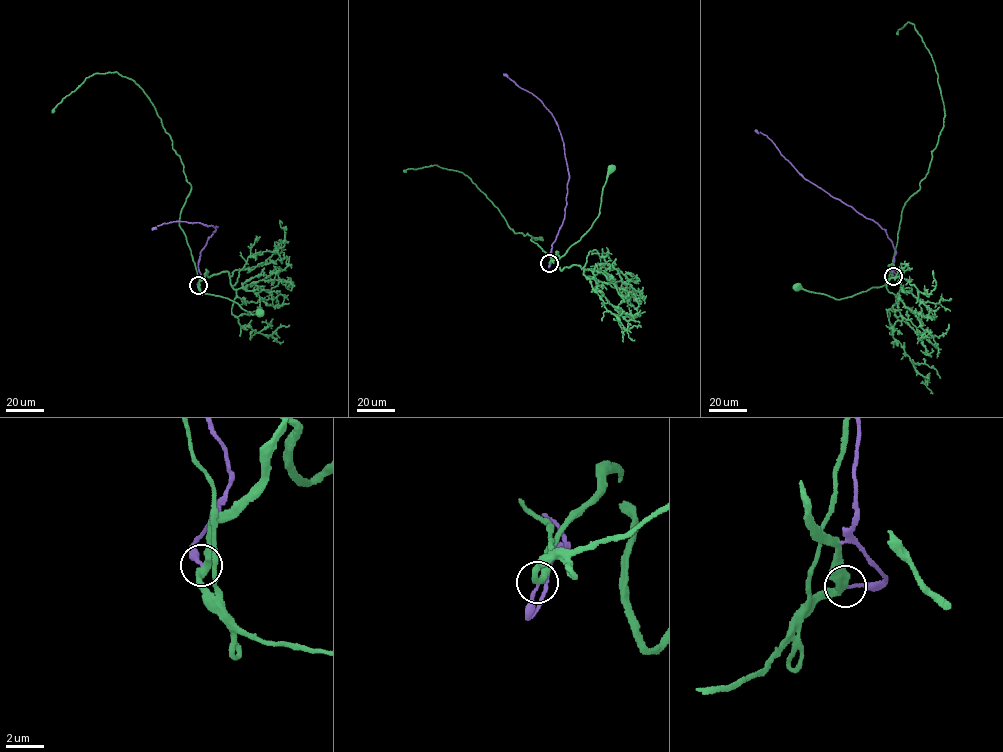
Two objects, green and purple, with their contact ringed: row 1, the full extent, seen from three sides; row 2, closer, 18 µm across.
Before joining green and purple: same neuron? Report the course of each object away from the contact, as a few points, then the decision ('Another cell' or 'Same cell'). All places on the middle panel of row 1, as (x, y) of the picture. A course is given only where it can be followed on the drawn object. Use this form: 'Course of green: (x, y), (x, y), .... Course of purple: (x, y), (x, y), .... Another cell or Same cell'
Course of green: (549, 263), (565, 253), (598, 216), (602, 189), (611, 169). Course of purple: (549, 263), (567, 202), (564, 144), (557, 123), (540, 100), (503, 74). Another cell

